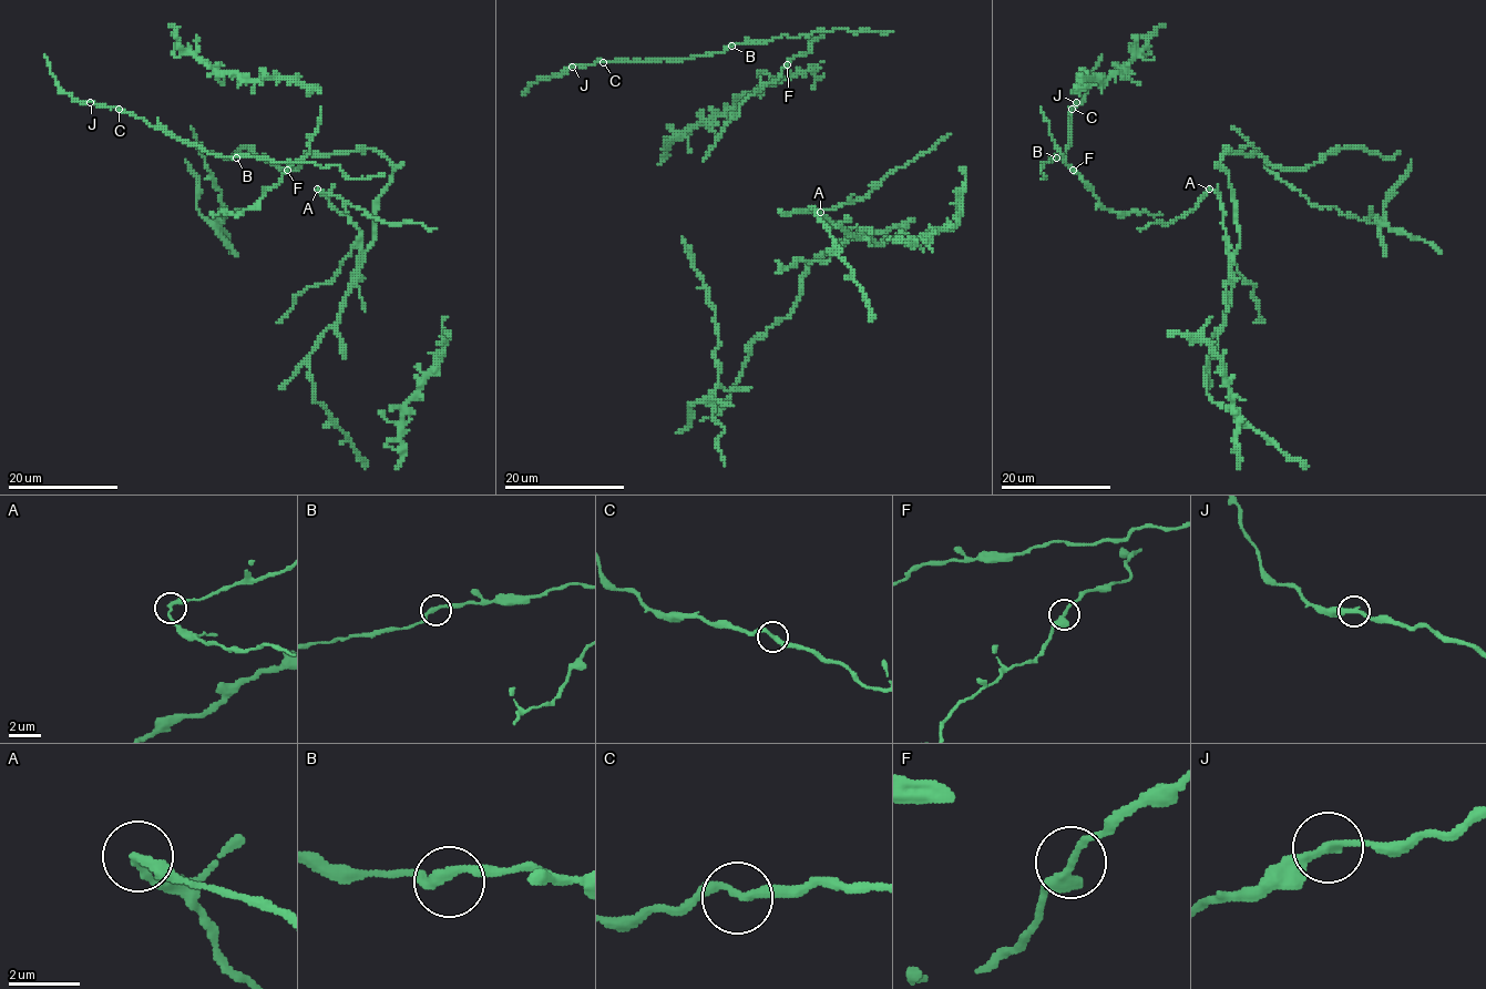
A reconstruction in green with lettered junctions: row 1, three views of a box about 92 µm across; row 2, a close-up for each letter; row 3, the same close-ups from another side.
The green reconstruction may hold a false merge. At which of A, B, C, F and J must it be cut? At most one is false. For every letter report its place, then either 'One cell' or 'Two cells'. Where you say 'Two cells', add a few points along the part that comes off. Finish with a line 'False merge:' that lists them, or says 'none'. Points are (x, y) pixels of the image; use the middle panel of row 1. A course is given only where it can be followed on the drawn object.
A: Place: (820, 212). Two cells
B: Place: (731, 46). One cell
C: Place: (603, 62). One cell
F: Place: (787, 64). One cell
J: Place: (572, 67). One cell
False merge: A

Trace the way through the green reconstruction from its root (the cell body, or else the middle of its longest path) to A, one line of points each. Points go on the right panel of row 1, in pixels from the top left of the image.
A: (1227, 152), (1221, 159), (1221, 167), (1228, 174), (1239, 233), (1239, 247), (1230, 255), (1221, 197), (1209, 189)

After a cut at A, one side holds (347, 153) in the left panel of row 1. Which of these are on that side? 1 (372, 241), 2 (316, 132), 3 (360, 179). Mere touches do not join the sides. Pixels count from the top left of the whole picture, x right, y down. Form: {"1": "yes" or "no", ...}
{"1": "yes", "2": "no", "3": "no"}

